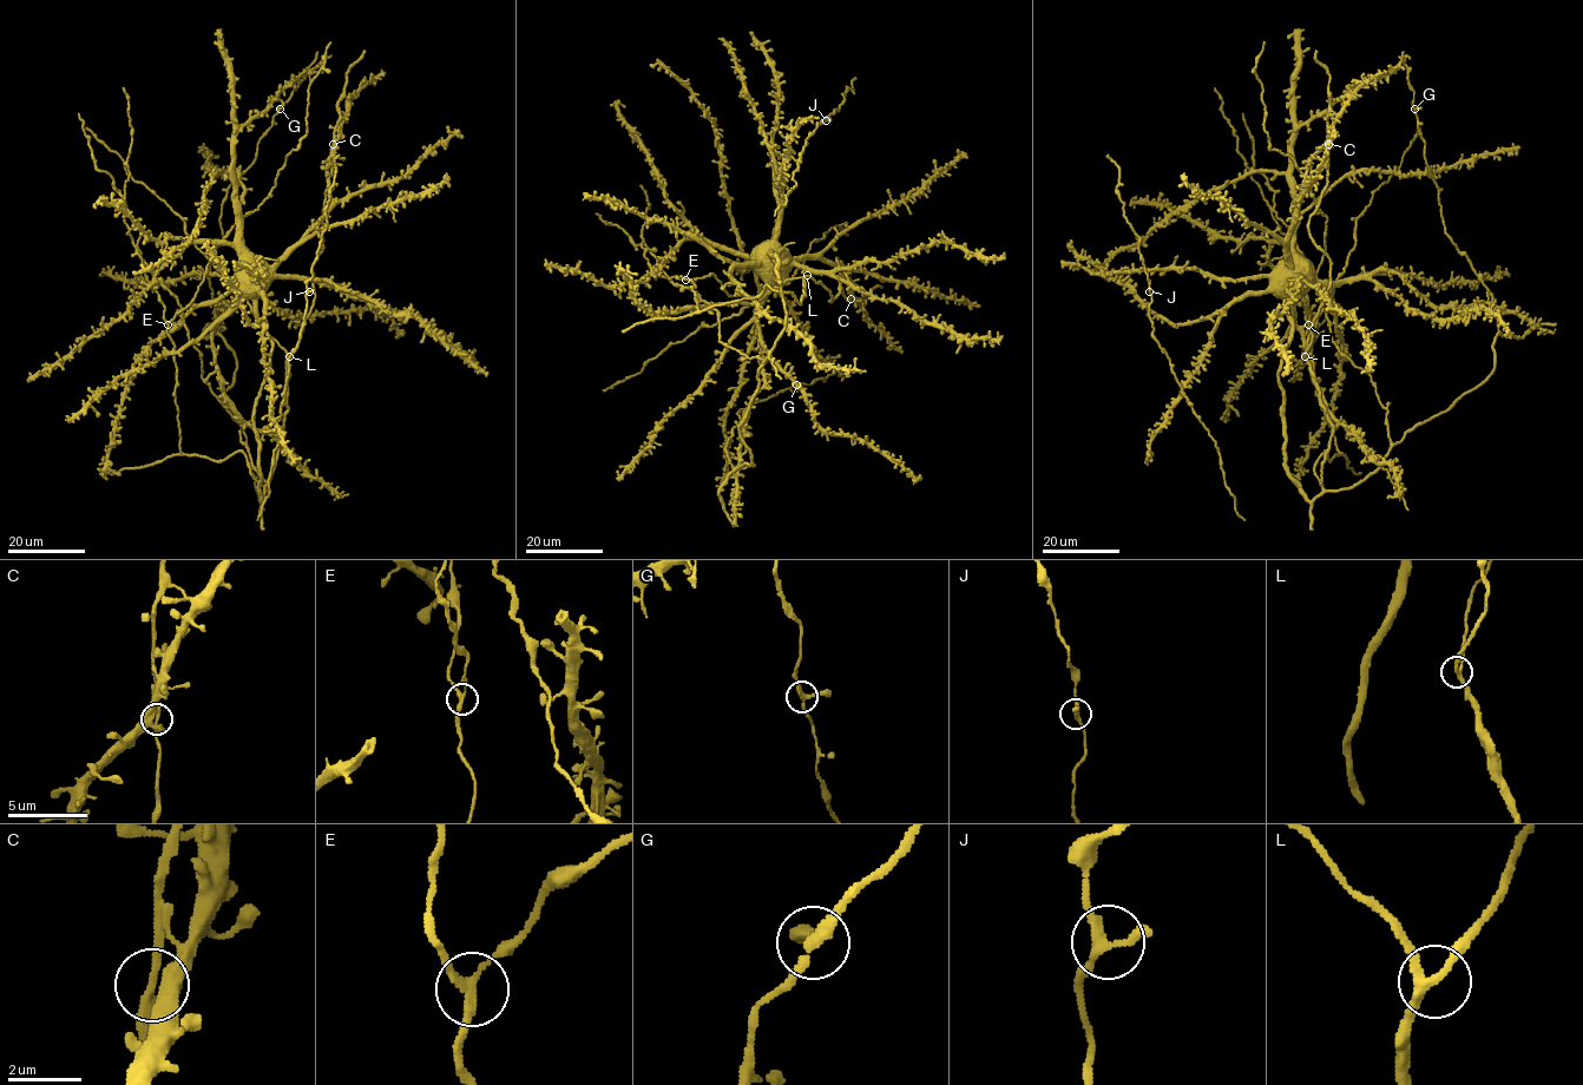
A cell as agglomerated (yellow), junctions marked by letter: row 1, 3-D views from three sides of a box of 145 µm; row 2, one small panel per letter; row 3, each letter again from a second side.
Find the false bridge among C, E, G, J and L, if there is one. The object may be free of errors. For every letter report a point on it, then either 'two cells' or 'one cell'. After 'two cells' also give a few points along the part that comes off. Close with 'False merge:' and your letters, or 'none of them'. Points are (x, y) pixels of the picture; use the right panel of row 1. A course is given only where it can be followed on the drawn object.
C: at (1328, 144); one cell
E: at (1308, 324); one cell
G: at (1414, 109); one cell
J: at (1149, 291); one cell
L: at (1305, 356); one cell
False merge: none of them

